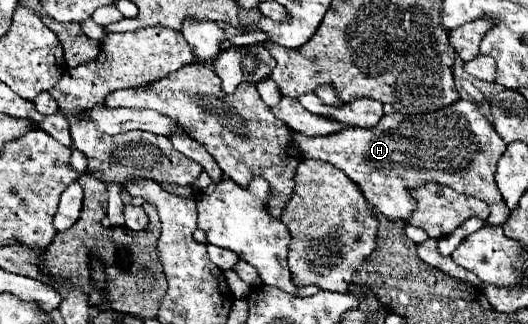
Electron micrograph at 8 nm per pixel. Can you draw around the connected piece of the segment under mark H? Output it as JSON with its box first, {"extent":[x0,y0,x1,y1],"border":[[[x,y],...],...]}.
{"extent":[291,101,509,227],"border":[[[457,101],[447,109],[427,115],[391,113],[375,127],[345,129],[341,135],[317,139],[305,139],[305,135],[297,135],[297,131],[291,131],[291,135],[305,157],[327,161],[345,171],[345,175],[359,185],[365,199],[387,219],[405,221],[415,207],[409,189],[425,183],[439,183],[485,201],[491,209],[491,215],[485,219],[489,227],[505,225],[509,217],[509,207],[495,185],[497,161],[505,153],[507,143],[471,101]]]}

